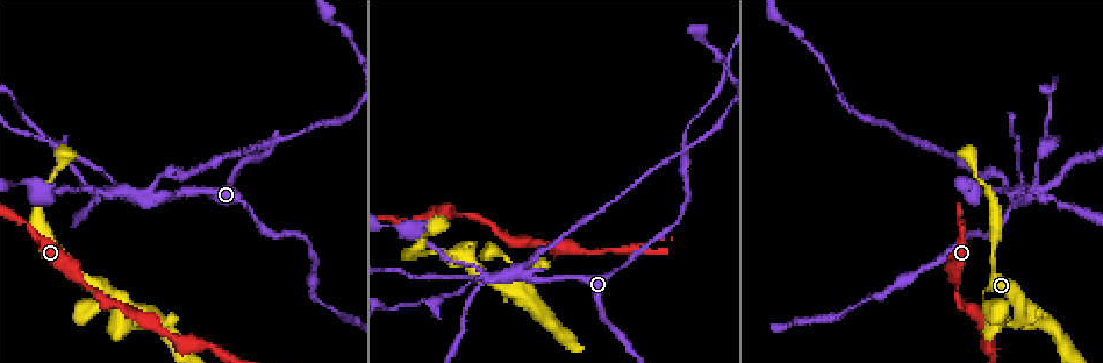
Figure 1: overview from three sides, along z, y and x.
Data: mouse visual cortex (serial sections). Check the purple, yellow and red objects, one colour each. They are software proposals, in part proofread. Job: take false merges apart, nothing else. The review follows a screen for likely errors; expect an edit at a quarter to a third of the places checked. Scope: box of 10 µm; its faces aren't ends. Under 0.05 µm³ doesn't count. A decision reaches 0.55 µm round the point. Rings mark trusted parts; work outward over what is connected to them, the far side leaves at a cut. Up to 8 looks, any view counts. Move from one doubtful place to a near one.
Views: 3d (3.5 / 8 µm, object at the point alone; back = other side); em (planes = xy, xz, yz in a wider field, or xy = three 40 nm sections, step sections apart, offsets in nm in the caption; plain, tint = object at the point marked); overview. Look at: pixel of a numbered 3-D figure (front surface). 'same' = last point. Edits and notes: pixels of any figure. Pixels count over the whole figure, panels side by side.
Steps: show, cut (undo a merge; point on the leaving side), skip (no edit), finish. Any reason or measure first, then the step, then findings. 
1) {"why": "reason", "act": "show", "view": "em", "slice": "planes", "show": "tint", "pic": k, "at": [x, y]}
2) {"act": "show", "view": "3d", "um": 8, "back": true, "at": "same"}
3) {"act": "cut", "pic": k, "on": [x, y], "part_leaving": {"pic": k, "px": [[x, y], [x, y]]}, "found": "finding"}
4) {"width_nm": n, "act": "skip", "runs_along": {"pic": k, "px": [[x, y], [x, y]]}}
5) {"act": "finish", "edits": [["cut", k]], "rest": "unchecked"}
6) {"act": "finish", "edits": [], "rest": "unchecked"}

{"why": "calibre changes", "act": "show", "view": "em", "slice": "xy", "step": 3, "show": "tint", "pic": 1, "at": [214, 350]}

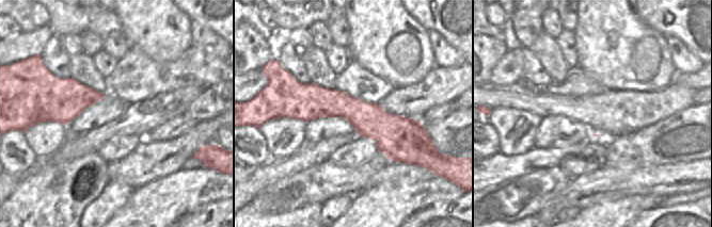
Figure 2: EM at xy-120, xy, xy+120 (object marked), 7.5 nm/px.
{"act": "show", "view": "3d", "um": 3.5, "back": true, "at": "same"}

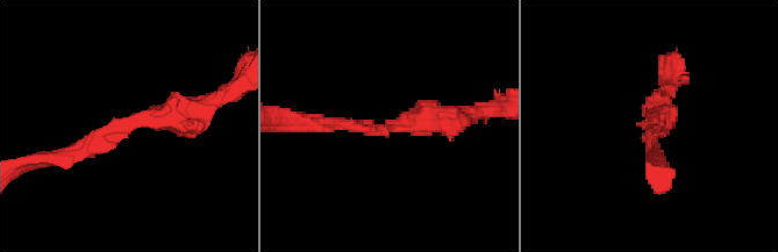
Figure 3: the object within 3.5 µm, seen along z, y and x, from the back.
{"arm_widths_nm": [150, 250], "act": "skip", "runs_along": {"pic": 3, "px": [[206, 105], [134, 119], [63, 155]]}, "found": "one cell here"}

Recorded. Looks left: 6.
{"why": "branch point", "act": "show", "view": "3d", "um": 3.5, "back": true, "pic": 1, "at": [147, 194]}

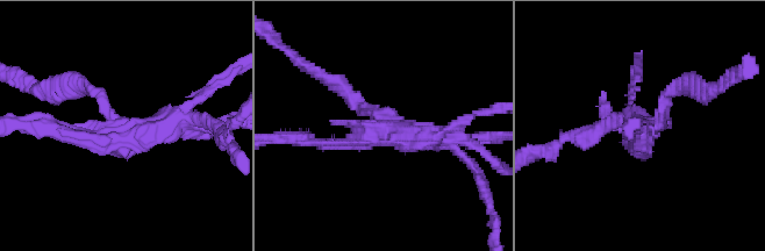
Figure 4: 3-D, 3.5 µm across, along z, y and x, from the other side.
{"why": "need the tissue", "act": "show", "view": "em", "slice": "xy", "step": 1, "show": "tint", "pic": 4, "at": [377, 130]}

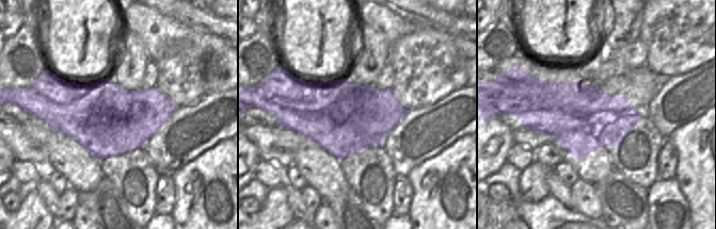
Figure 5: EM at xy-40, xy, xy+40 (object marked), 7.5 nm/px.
{"act": "cut", "pic": 4, "on": [486, 153], "found": "a second cell is stuck on"}

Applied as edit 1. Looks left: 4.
{"why": "sharp bend", "act": "show", "view": "3d", "um": 8, "pic": 1, "at": [499, 251]}

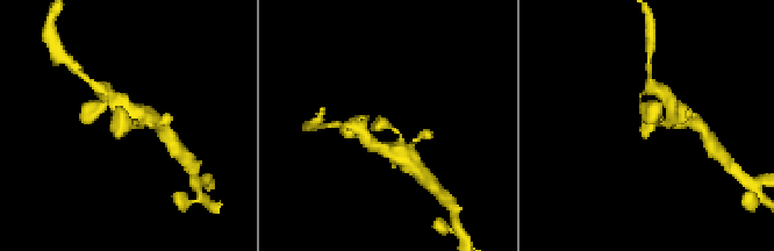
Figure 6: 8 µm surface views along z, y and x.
{"act": "show", "view": "3d", "um": 3.5, "at": "same"}

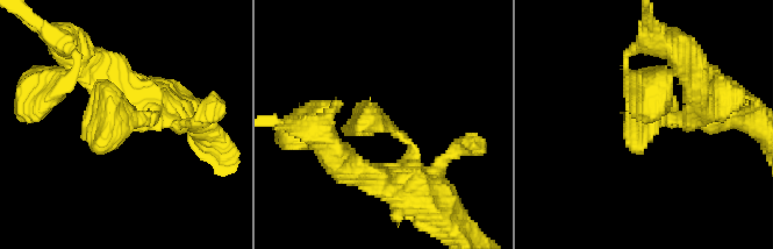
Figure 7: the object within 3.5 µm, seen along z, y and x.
{"act": "show", "view": "em", "slice": "xy", "step": 2, "show": "tint", "pic": 7, "at": [120, 118]}

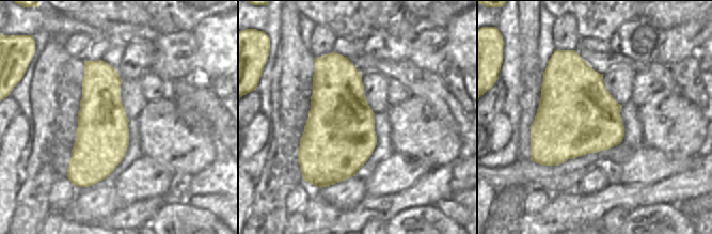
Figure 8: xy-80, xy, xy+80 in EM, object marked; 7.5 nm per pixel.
{"act": "skip", "runs_along": {"pic": 7, "px": [[402, 185], [409, 143], [370, 119], [356, 132]]}, "found": "one cell here"}

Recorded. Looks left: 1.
{"act": "finish", "edits": [["cut", 4]], "rest": "unchecked"}

